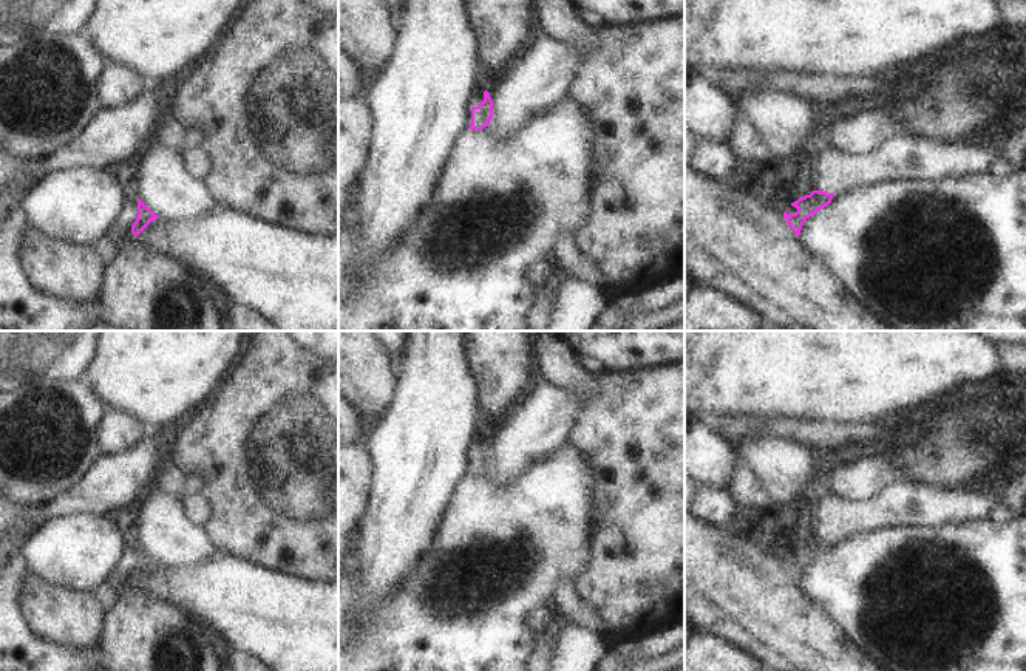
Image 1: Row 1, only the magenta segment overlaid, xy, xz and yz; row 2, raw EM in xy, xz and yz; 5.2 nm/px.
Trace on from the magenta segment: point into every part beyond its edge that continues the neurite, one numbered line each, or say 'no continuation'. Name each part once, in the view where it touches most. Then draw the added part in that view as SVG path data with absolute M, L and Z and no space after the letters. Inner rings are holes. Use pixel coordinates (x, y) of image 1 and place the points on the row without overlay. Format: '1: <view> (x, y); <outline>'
1: xy (110, 592); M131 543L122 564L111 575L110 581L105 583L99 591L97 597L107 608L113 608L121 598L122 592L128 588L131 581L131 572L138 564L138 544Z

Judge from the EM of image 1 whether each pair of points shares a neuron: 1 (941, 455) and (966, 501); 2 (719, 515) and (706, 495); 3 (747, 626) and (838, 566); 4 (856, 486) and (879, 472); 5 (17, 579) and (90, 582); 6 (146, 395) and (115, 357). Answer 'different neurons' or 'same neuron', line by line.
1: different neurons
2: same neuron
3: different neurons
4: same neuron
5: different neurons
6: same neuron

